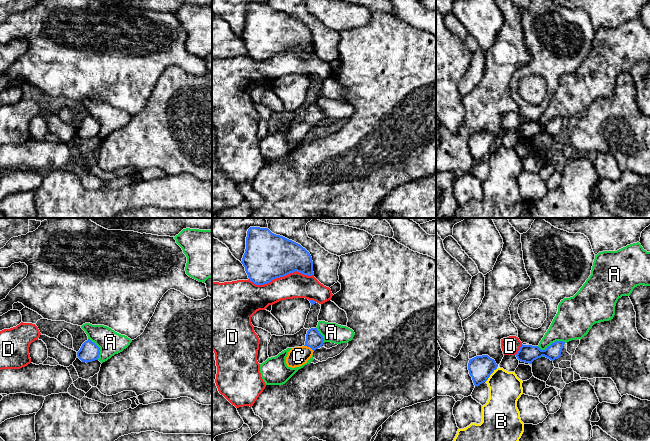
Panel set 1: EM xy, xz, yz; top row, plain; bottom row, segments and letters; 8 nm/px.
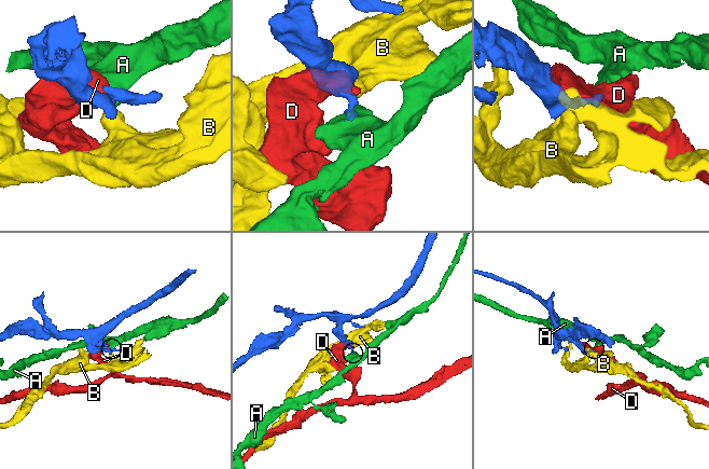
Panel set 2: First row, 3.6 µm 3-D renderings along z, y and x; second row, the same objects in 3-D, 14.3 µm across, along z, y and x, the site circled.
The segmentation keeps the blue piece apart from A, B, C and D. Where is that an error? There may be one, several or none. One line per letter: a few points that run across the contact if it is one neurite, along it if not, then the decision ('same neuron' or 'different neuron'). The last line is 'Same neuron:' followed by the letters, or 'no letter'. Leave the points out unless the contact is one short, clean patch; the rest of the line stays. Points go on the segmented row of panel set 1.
A: yz (565, 342), (554, 341), (544, 349), (540, 349), (537, 346) | different neuron
B: yz (497, 368), (485, 381) | different neuron
C: xz (314, 340), (309, 346), (298, 356) | same neuron
D: different neuron
Same neuron: C

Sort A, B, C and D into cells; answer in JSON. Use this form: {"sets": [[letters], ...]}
{"sets": [["A"], ["B"], ["C"], ["D"]]}

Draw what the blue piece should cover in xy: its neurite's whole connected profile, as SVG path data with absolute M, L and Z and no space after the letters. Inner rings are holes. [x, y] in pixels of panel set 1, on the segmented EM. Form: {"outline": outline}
{"outline": "M90 339L85 341L80 350L77 352L77 357L82 362L92 362L98 360L100 354L100 348L92 342Z"}

